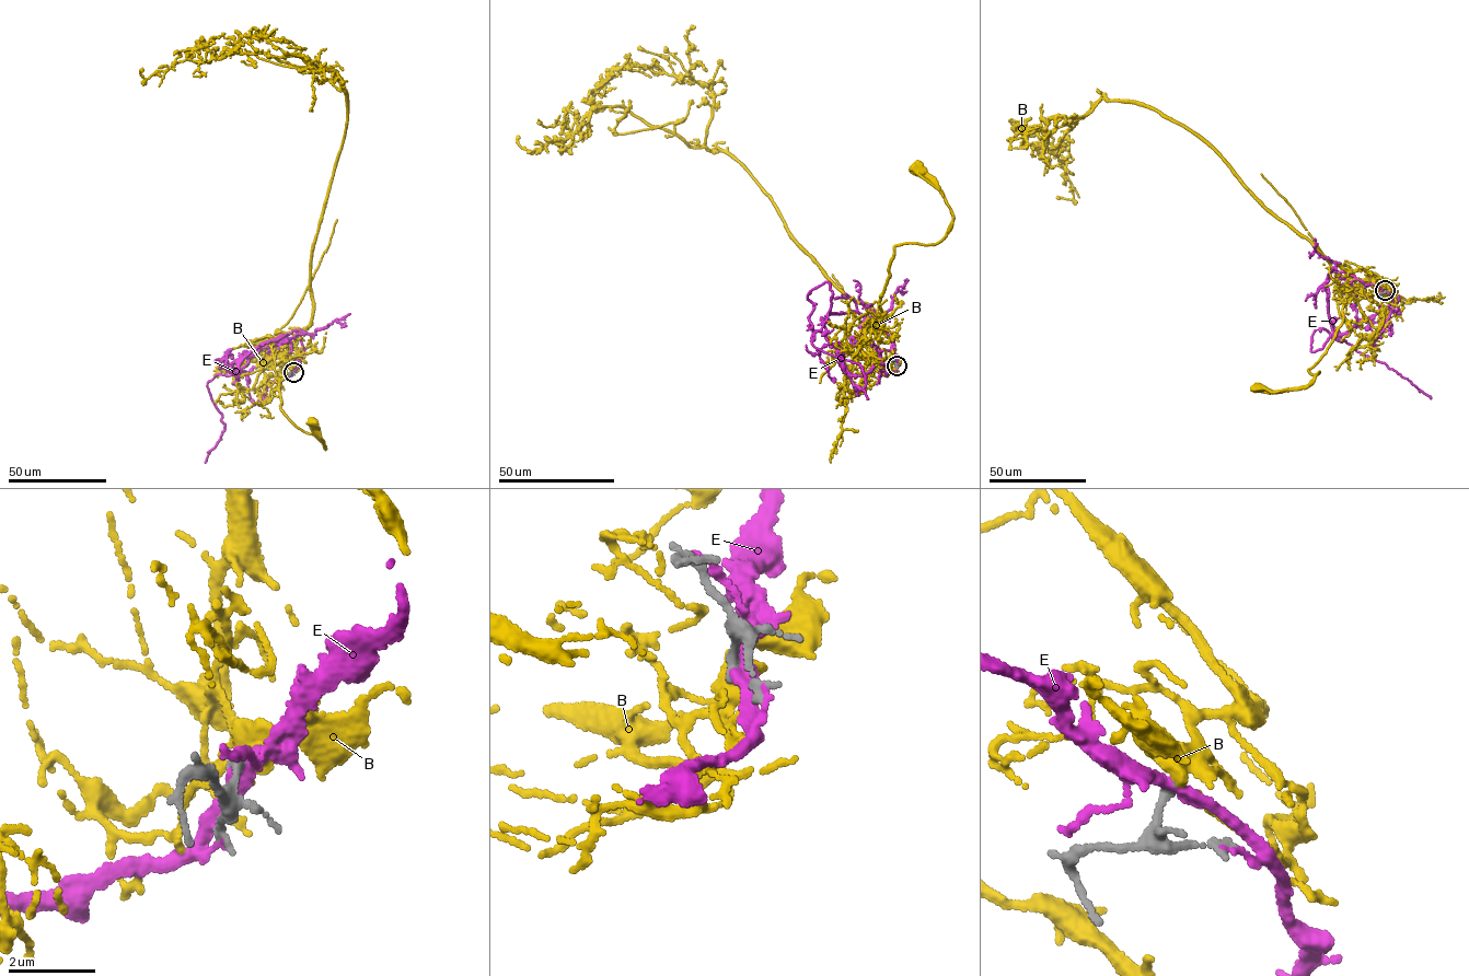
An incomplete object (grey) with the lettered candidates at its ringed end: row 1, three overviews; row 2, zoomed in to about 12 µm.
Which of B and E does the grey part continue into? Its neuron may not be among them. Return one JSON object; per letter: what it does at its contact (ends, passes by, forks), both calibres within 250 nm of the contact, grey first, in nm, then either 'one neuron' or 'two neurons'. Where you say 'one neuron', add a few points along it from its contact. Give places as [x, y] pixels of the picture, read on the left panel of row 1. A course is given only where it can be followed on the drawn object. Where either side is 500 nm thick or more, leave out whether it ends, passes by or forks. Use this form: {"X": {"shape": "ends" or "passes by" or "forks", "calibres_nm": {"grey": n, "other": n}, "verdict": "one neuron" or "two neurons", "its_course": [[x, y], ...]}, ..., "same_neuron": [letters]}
{"B": {"shape": "forks", "calibres_nm": {"grey": 240, "other": 380}, "verdict": "one neuron", "its_course": [[293, 371], [290, 347], [270, 349], [268, 358], [287, 364], [281, 409], [325, 448], [312, 422]]}, "E": {"shape": "passes by", "calibres_nm": {"grey": 240, "other": 280}, "verdict": "two neurons"}, "same_neuron": ["B"]}

